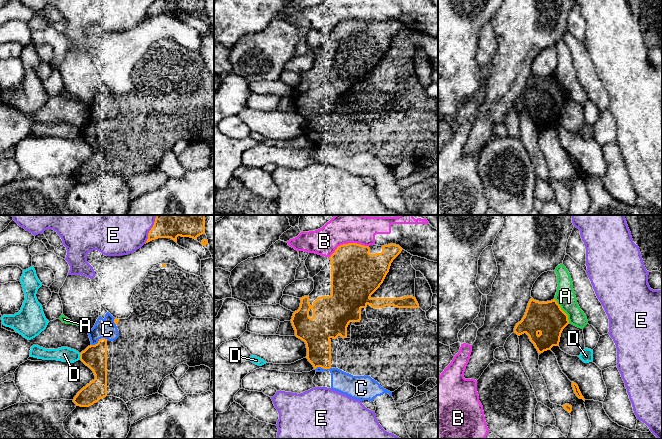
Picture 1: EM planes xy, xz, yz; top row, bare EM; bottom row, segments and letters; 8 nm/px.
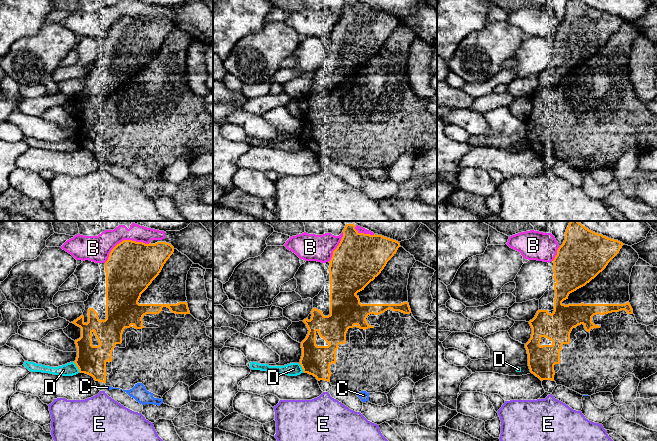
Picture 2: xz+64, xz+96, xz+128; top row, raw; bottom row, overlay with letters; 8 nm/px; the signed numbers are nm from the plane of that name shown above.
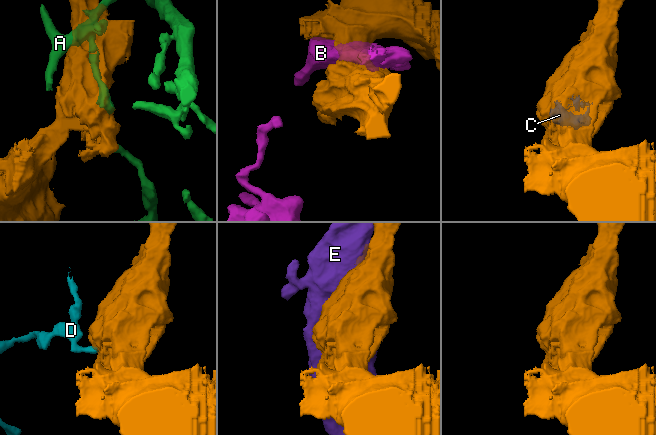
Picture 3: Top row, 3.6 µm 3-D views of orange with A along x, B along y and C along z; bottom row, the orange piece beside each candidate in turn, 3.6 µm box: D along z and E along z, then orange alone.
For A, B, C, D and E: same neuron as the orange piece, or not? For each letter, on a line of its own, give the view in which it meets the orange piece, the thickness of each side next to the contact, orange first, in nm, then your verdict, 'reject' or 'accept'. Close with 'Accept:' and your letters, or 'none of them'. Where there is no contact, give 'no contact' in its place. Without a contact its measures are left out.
A: yz | 260/160 nm | reject
B: xz | 400/280 nm | reject
C: xy | 190/160 nm | reject
D: xy | 190/120 nm | reject
E: xy | 340/480 nm | reject
Accept: none of them

